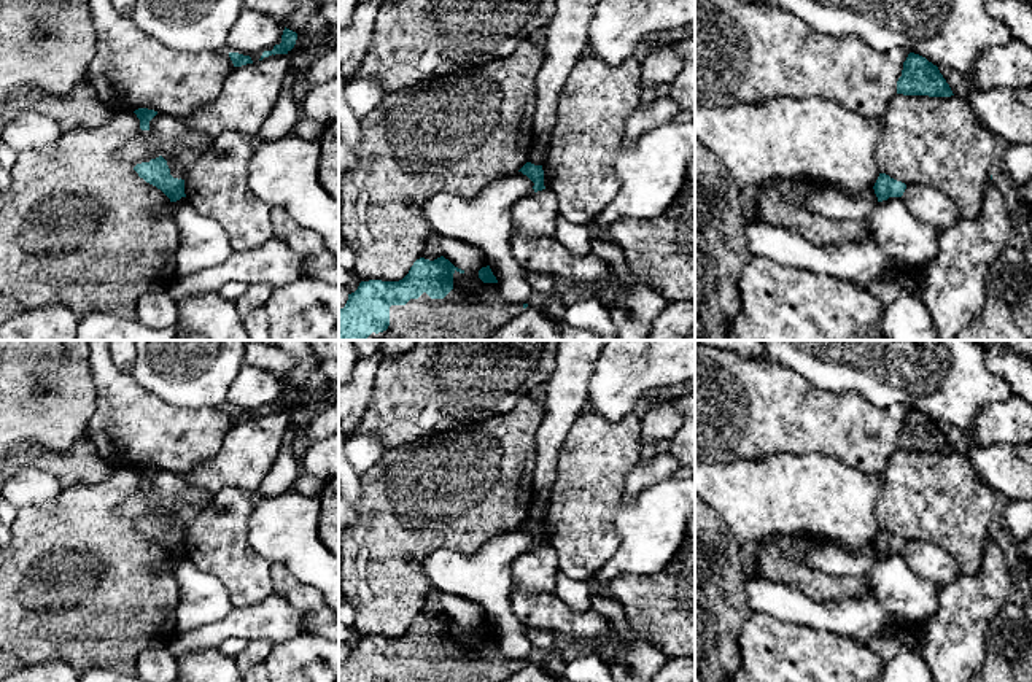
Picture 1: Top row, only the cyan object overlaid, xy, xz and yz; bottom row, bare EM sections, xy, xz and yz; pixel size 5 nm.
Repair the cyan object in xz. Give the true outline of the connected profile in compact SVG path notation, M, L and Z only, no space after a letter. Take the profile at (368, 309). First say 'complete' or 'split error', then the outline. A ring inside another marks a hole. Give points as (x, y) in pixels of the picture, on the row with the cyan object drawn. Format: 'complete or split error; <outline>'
split error; M444 256L434 261L420 258L402 280L361 281L358 289L348 294L345 307L339 310L339 340L383 340L386 334L394 334L399 340L488 340L526 307L528 304L509 304L501 299L498 280L490 265L464 272Z

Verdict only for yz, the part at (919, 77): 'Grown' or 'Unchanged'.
Unchanged

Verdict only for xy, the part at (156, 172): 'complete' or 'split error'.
complete

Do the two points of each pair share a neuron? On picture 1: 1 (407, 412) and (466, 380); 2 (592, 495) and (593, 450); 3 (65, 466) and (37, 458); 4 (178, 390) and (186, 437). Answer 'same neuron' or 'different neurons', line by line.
1: same neuron
2: same neuron
3: same neuron
4: different neurons

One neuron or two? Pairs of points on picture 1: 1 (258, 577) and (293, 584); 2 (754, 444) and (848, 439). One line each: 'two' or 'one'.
1: two
2: one

